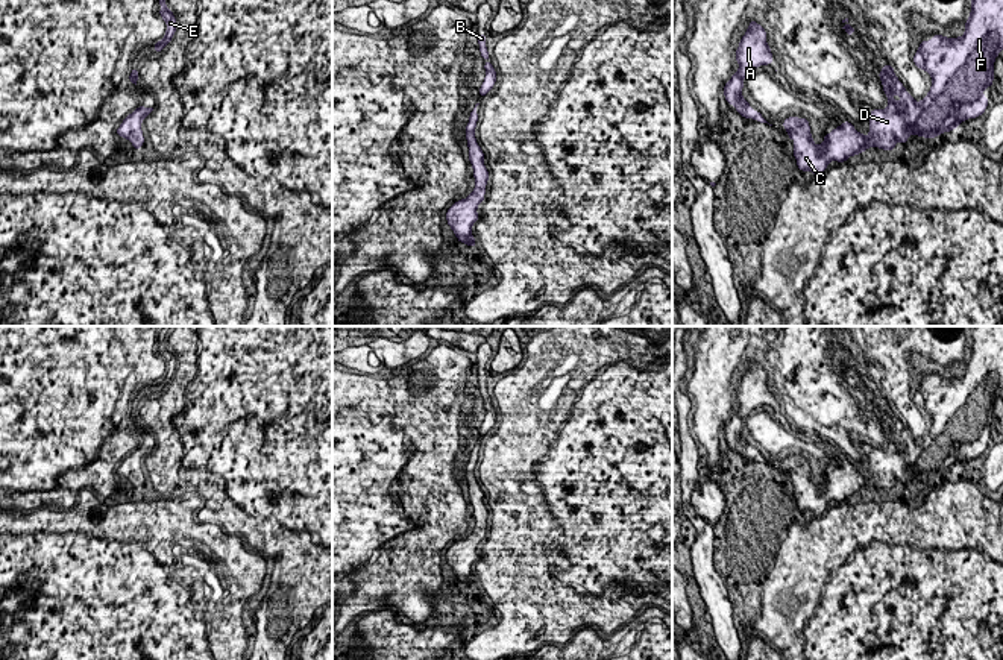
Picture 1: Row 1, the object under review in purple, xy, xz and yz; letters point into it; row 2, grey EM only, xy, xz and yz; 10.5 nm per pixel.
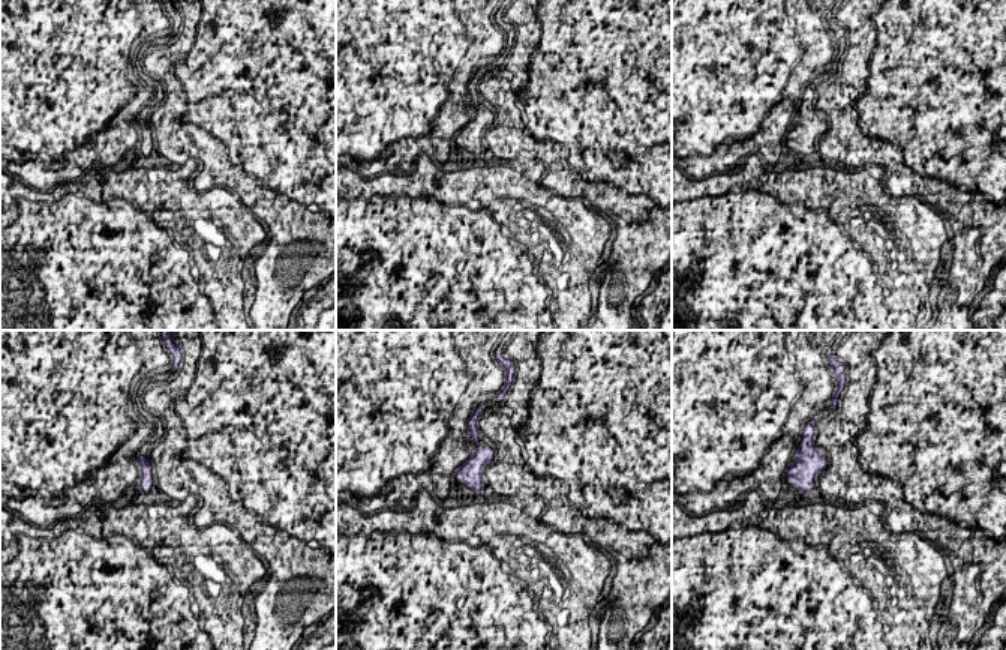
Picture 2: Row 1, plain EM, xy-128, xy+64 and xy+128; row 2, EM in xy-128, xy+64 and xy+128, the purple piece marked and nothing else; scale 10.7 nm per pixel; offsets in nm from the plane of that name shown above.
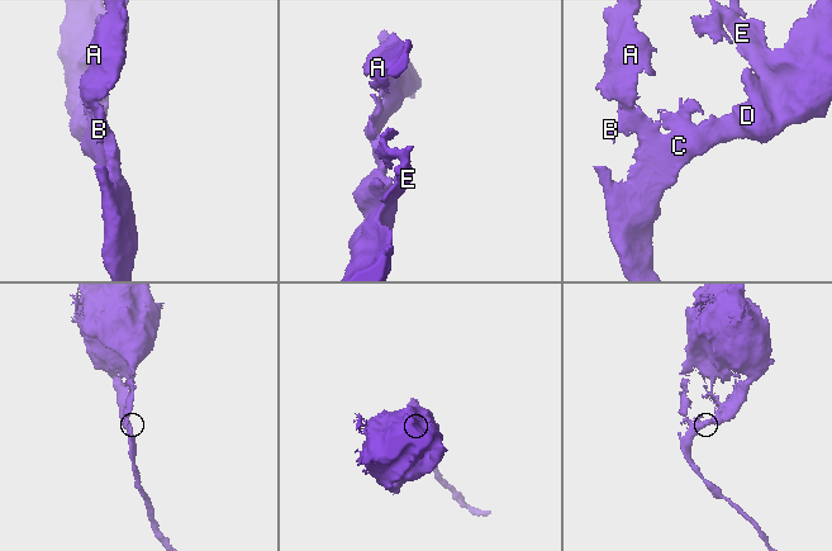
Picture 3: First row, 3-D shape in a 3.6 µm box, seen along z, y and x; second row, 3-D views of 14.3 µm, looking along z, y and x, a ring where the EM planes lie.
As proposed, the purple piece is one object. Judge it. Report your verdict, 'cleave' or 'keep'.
keep

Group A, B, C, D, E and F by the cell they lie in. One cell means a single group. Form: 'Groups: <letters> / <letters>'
Groups: A B C D E F

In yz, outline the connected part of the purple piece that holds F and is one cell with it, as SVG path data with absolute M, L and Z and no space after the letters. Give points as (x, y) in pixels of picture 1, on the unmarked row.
M974 326L970 334L971 357L965 373L959 378L936 373L921 381L913 396L915 407L932 416L932 428L920 443L886 404L879 417L888 448L871 451L868 476L844 460L816 486L807 458L789 455L783 461L795 481L794 496L803 513L810 510L819 517L830 501L845 502L868 487L892 492L898 481L906 484L910 473L932 479L985 452L989 438L983 429L992 426L994 402L1003 390L1003 326Z

